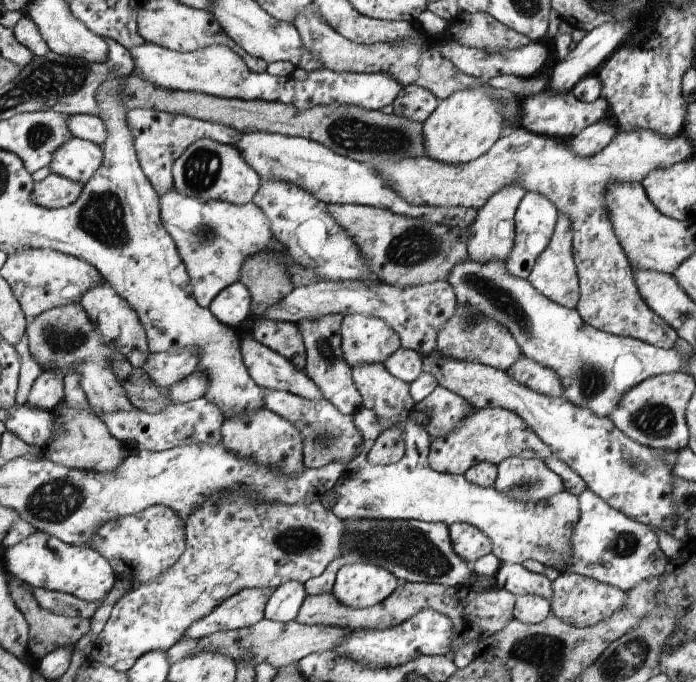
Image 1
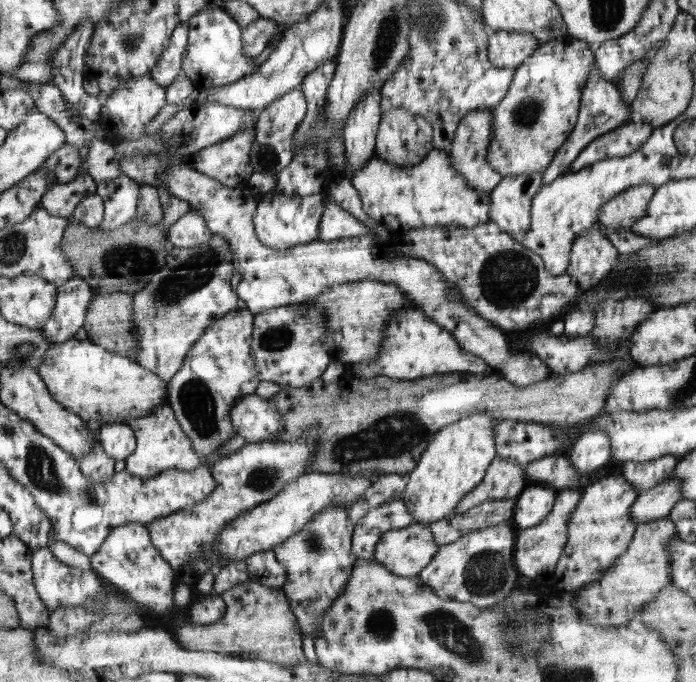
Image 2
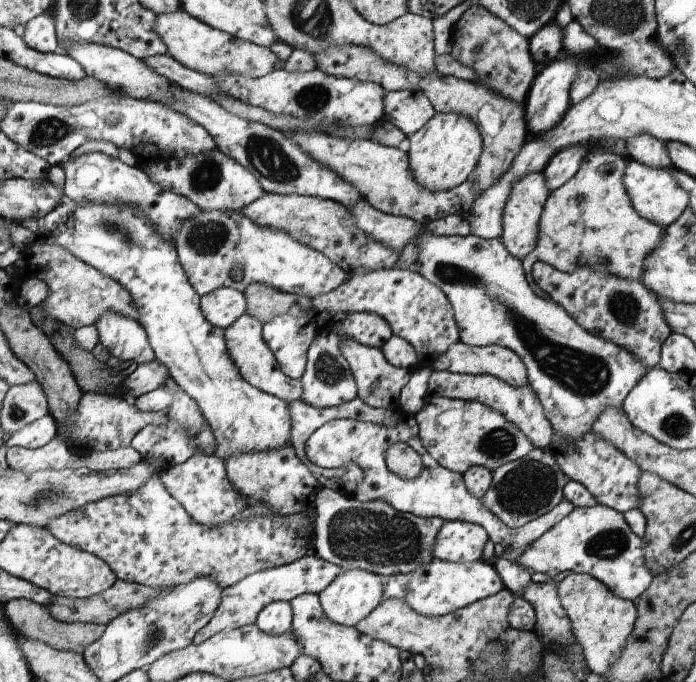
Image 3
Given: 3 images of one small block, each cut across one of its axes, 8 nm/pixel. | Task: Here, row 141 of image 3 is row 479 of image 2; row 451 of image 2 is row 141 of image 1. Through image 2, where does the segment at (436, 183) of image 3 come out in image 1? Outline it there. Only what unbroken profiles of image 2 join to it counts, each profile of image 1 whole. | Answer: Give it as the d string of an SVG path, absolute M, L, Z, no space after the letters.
M487 86L459 90L453 96L437 103L437 108L421 123L423 152L427 158L439 164L467 164L489 151L501 134L506 122L503 120L499 98L491 96Z

